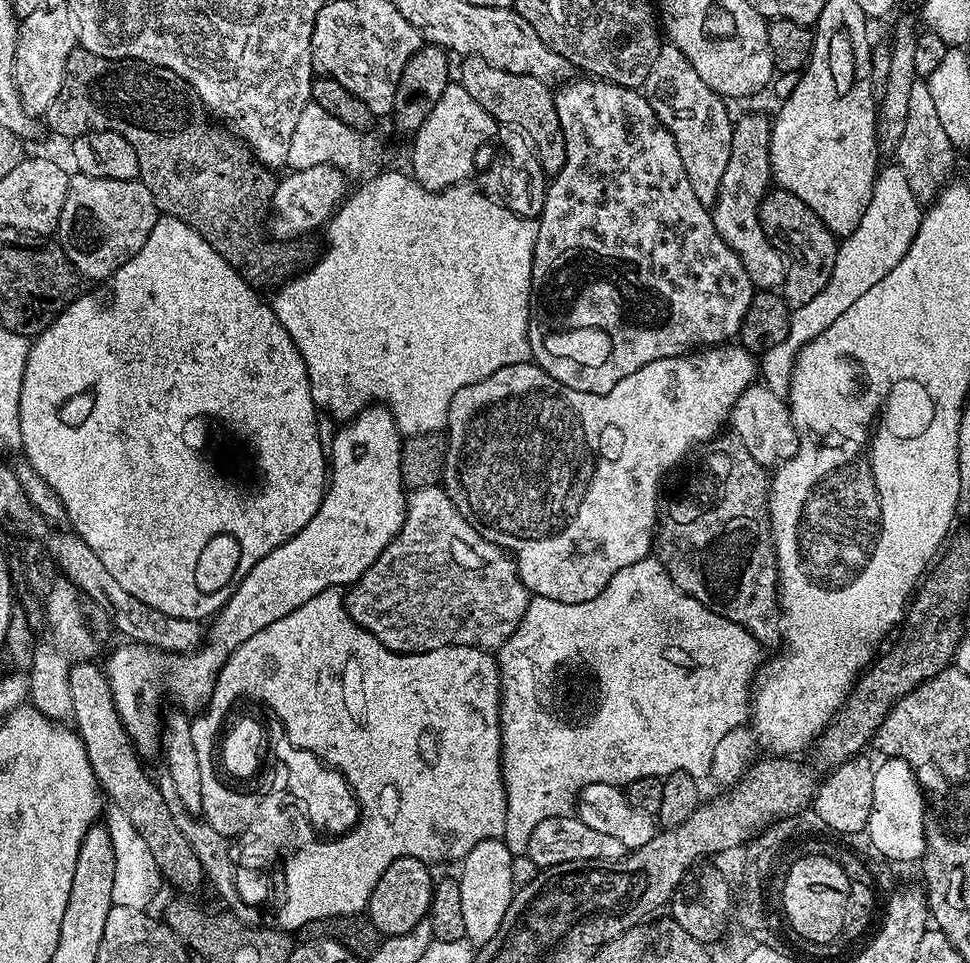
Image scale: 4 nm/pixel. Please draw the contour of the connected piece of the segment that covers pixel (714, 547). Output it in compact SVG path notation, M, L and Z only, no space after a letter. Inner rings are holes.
M721 434L699 449L700 484L688 476L658 508L654 556L670 574L674 586L702 602L714 614L742 626L765 649L781 643L780 593L776 578L776 550L772 546L772 523L768 521L770 476L765 465L754 462L750 450L735 434Z

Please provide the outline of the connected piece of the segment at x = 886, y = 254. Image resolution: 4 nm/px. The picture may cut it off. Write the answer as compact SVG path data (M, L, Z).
M890 164L877 171L870 205L863 212L862 221L855 230L845 237L836 249L833 273L822 288L821 293L802 307L789 313L787 336L782 342L770 346L759 357L758 372L763 383L776 391L778 398L785 401L791 388L792 368L796 361L796 353L826 330L843 311L854 306L854 302L862 298L871 286L876 286L905 257L922 218L921 203L914 198L913 190L906 174L897 164Z

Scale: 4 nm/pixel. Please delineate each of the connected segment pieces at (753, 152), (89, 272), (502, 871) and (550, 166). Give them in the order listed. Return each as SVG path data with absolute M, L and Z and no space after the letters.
M756 112L733 123L730 162L726 162L726 170L722 170L722 184L718 186L716 200L710 206L712 221L718 234L722 234L722 242L738 254L753 289L762 292L774 292L784 286L784 263L760 225L760 204L774 184L770 166L772 126L773 121L769 117L767 120Z
M76 172L68 177L66 202L54 239L85 281L103 282L144 250L157 219L154 198L140 179L107 180Z
M486 839L485 842L478 842L461 861L462 872L458 874L458 879L459 889L462 890L464 937L473 947L485 945L501 928L516 889L512 860L514 854L505 846L503 839Z
M466 56L459 61L458 82L496 119L497 125L516 128L527 136L546 177L557 176L566 162L566 142L562 138L562 126L558 122L556 97L553 89L544 81L526 74L510 74L510 70L498 70L486 62L486 58Z

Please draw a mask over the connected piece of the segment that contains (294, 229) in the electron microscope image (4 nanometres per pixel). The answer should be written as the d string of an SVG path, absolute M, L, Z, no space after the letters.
M319 164L309 168L298 168L287 173L289 176L280 176L270 205L270 224L277 232L277 237L292 238L288 236L300 236L303 232L312 232L315 228L323 229L328 221L332 219L333 212L340 207L345 199L344 176L341 169L336 168L333 164Z

